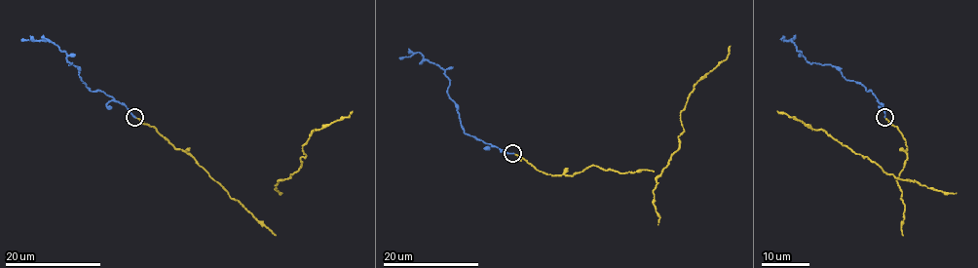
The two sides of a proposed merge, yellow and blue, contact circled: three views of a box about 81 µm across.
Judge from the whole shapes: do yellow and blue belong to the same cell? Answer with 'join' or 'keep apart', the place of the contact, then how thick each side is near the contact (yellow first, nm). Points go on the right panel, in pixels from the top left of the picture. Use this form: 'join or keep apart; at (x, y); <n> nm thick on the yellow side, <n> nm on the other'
join; at (884, 117); 130 nm thick on the yellow side, 190 nm on the other

